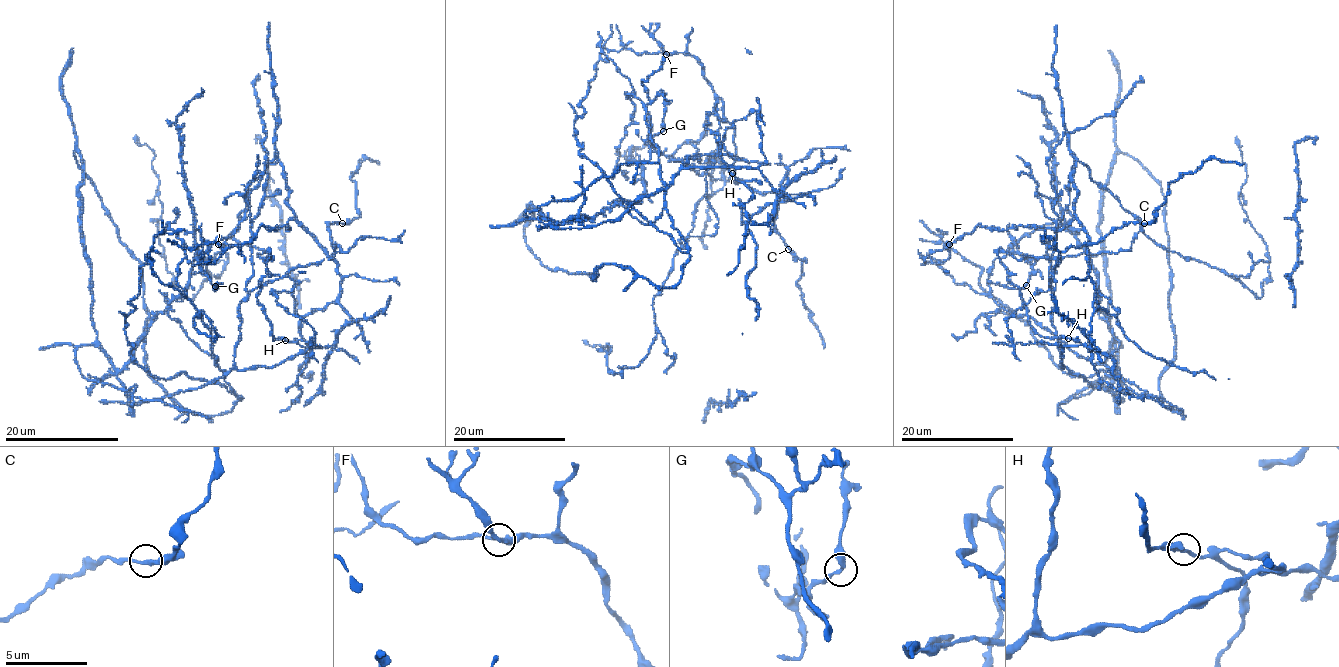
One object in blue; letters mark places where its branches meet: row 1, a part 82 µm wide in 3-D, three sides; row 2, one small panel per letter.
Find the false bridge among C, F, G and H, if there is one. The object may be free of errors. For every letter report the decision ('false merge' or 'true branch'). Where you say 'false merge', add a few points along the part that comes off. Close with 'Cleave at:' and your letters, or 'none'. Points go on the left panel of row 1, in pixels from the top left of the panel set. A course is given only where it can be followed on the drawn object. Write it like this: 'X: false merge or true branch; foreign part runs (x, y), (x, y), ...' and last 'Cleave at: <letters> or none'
C: true branch
F: true branch
G: true branch
H: true branch
Cleave at: none

